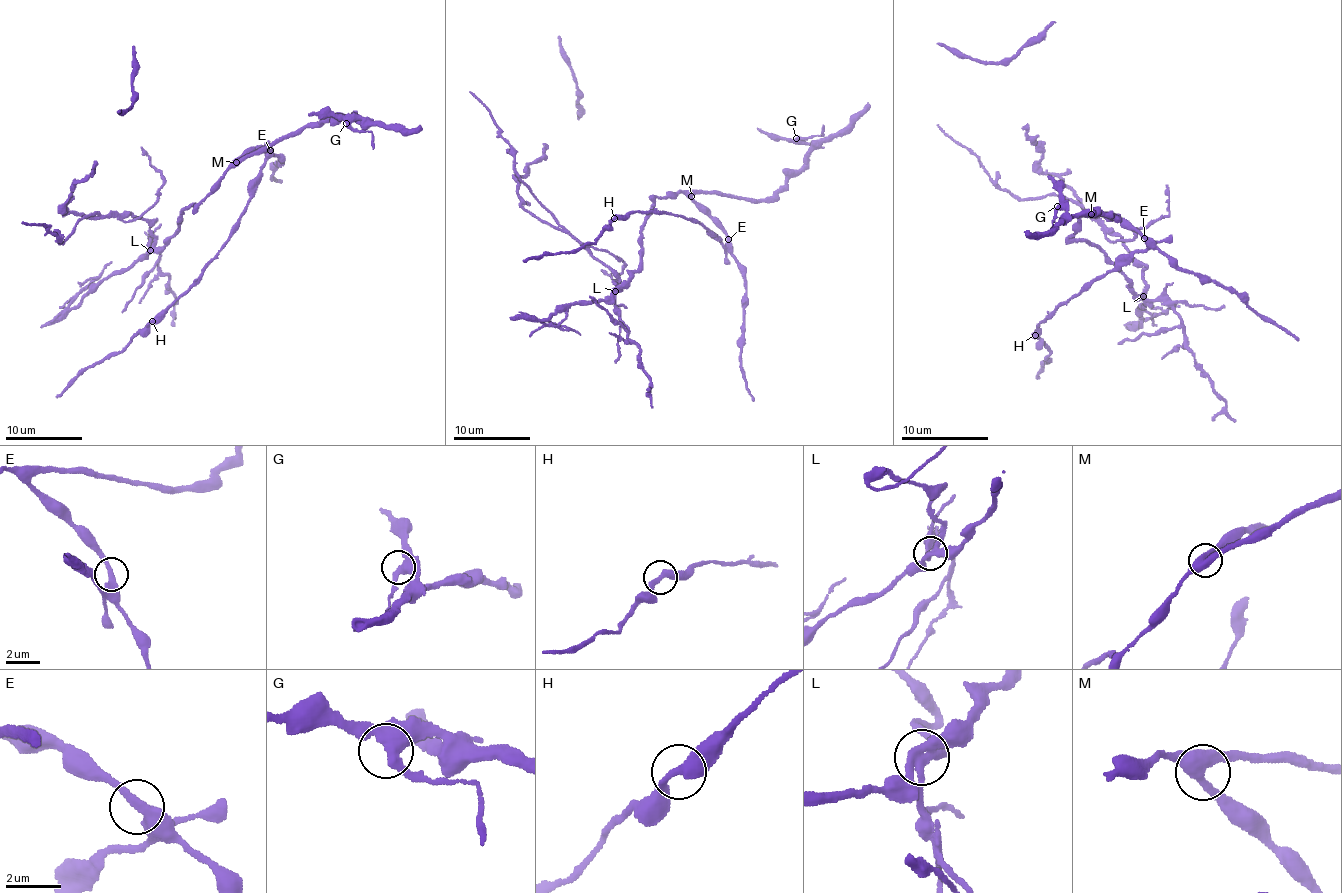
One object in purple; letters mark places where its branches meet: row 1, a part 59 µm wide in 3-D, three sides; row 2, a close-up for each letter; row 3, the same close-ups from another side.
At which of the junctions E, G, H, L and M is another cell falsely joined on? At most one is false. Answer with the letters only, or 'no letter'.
L

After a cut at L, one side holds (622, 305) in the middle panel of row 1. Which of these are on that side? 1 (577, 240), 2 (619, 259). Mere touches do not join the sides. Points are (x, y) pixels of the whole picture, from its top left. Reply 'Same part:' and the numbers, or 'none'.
Same part: 1, 2

